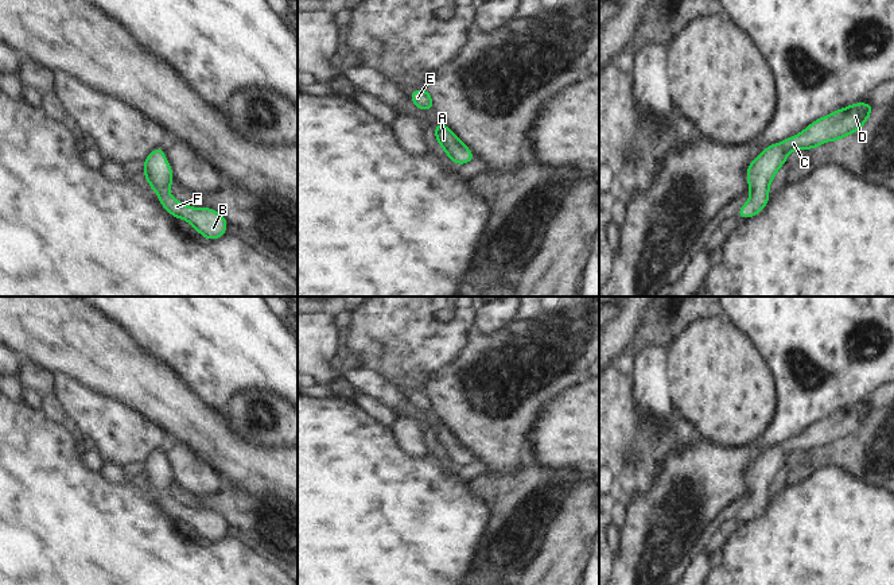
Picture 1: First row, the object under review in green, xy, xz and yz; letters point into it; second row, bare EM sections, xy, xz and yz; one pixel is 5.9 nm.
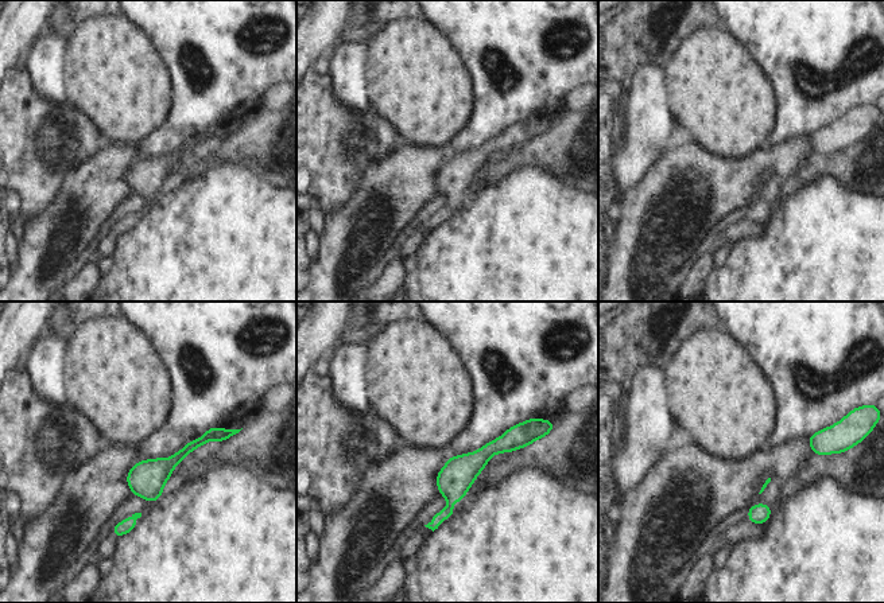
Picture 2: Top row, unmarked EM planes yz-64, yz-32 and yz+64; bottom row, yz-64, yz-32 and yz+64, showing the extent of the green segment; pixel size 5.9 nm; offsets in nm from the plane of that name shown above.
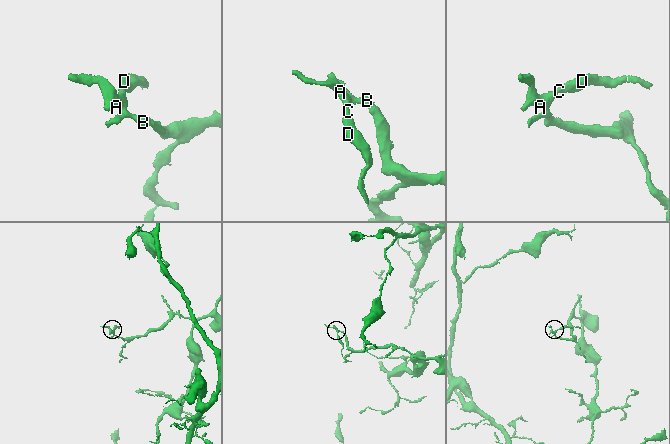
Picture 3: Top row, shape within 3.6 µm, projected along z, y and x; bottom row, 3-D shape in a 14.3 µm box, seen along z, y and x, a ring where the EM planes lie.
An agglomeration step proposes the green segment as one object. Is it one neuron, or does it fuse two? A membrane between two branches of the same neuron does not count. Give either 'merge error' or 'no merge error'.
no merge error

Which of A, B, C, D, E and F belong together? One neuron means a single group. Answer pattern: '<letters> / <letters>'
A B C D E F

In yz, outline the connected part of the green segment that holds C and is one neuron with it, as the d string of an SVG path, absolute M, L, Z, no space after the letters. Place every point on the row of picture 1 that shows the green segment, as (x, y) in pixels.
M870 102L852 104L820 117L798 135L774 146L765 146L765 152L755 156L747 168L746 177L751 195L739 209L736 217L742 220L755 217L769 204L767 186L793 150L812 150L820 147L823 142L839 140L854 133L864 125L872 109L874 106Z

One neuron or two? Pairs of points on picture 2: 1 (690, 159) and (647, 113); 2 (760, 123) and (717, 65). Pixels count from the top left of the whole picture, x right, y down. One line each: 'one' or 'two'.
1: two
2: one

